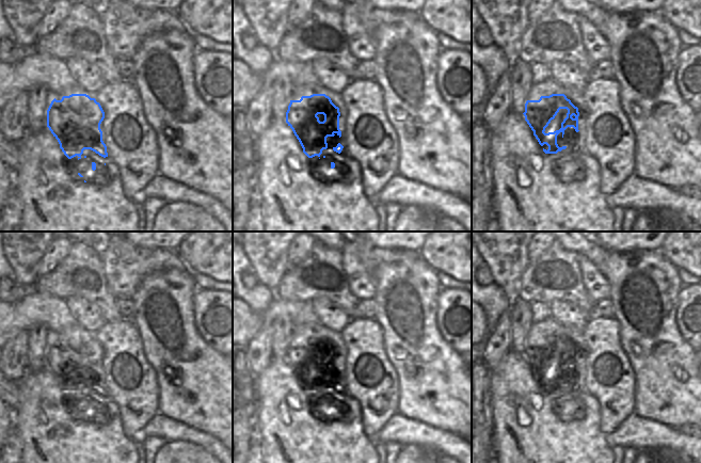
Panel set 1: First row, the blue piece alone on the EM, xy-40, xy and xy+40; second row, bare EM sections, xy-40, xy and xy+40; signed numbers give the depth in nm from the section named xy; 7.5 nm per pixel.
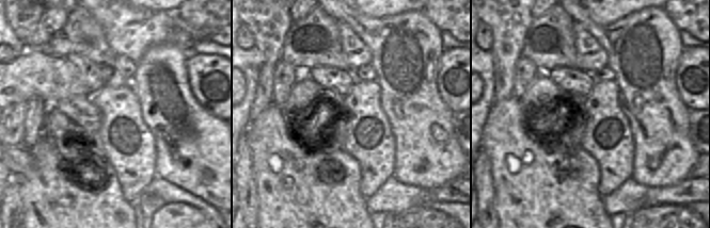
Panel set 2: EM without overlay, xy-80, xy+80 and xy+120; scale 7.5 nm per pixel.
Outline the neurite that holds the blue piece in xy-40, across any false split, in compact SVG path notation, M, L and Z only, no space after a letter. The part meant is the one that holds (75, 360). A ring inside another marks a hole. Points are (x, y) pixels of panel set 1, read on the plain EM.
M80 324L60 331L47 349L47 366L68 398L81 398L84 388L108 396L103 357L105 351L94 333Z

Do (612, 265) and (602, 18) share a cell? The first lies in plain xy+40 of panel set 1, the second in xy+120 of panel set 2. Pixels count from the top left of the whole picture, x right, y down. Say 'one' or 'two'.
two

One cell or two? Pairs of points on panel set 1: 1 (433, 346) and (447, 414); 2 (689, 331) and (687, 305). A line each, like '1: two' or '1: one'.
1: one
2: one

